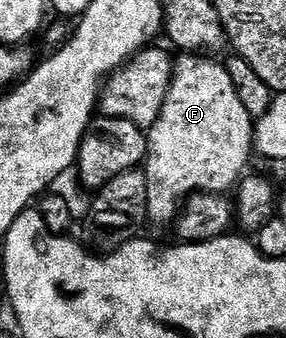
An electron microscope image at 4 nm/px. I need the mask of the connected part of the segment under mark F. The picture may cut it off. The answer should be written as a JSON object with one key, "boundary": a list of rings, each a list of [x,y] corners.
{"boundary":[[[179,55],[174,58],[171,71],[171,86],[165,95],[165,101],[161,107],[161,113],[157,123],[146,130],[147,134],[147,160],[145,162],[145,172],[147,174],[147,215],[152,222],[163,225],[174,222],[182,204],[193,193],[222,193],[234,190],[238,186],[241,178],[248,172],[247,164],[253,158],[253,118],[249,111],[245,111],[245,106],[241,104],[241,99],[237,99],[237,91],[233,88],[233,79],[229,79],[226,64],[217,62],[207,55]]]}

